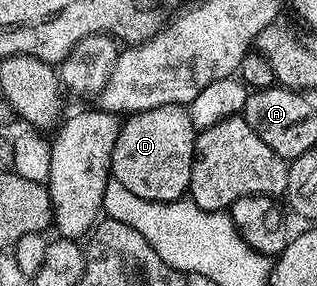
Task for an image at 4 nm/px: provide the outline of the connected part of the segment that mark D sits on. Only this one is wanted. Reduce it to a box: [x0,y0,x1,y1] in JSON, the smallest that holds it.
[109,106,198,202]

